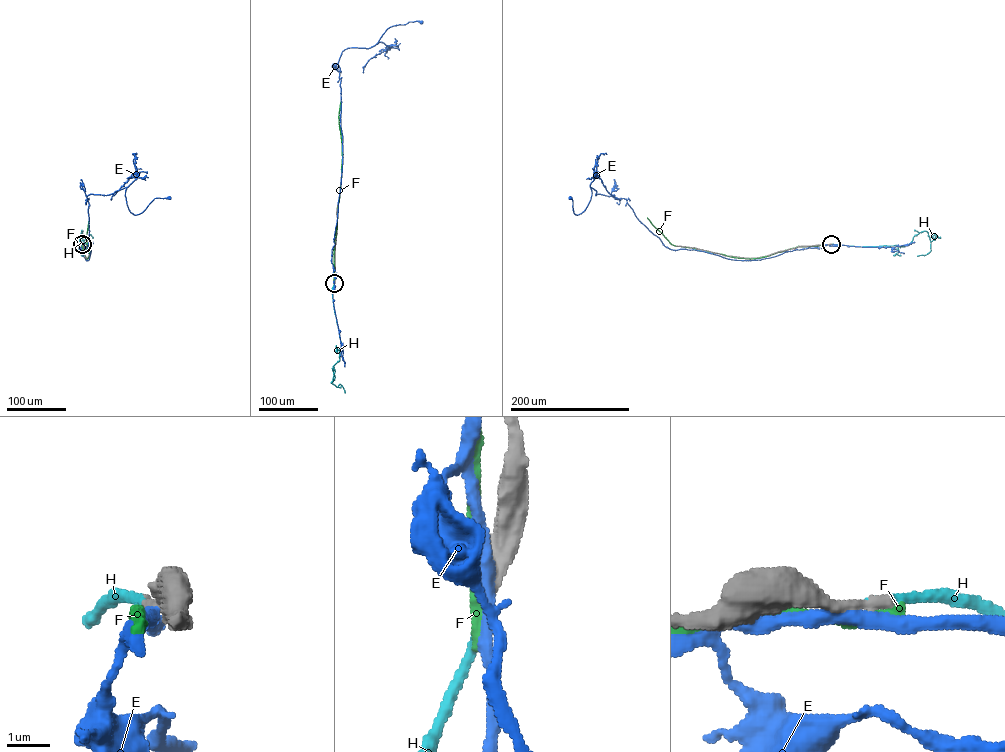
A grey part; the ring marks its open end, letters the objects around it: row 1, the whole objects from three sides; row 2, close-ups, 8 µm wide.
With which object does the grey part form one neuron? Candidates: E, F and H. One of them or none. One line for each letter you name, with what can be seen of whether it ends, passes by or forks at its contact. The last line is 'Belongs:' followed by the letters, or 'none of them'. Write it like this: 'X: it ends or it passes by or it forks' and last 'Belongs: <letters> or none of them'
H: it ends
Belongs: H

